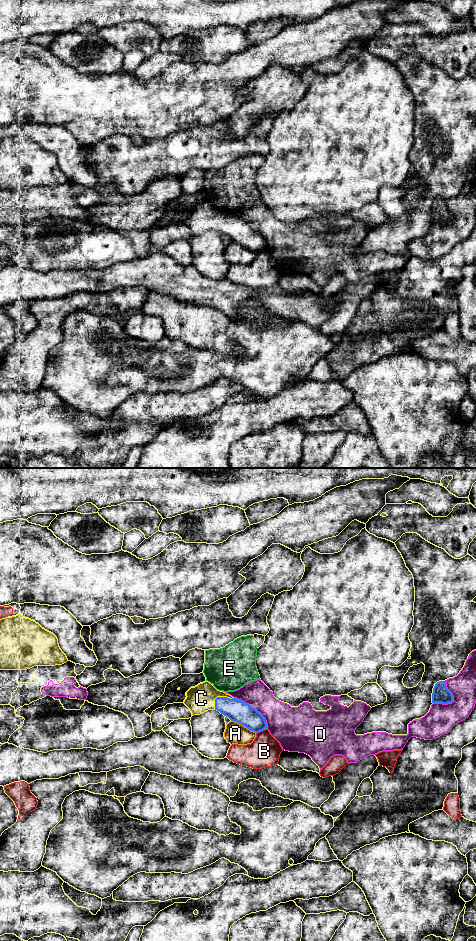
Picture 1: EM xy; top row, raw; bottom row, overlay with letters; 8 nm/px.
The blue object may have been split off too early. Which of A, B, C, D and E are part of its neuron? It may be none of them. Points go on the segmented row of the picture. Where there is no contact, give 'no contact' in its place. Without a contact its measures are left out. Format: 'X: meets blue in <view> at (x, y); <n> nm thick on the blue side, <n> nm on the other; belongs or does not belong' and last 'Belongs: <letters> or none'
A: meets blue in xy at (243, 725); 180 nm thick on the blue side, 170 nm on the other; does not belong
B: meets blue in xy at (259, 731); 180 nm thick on the blue side, 240 nm on the other; does not belong
C: meets blue in xy at (219, 697); 180 nm thick on the blue side, 220 nm on the other; belongs
D: meets blue in xy at (452, 700); 140 nm thick on the blue side, 240 nm on the other; does not belong
E: meets blue in xy at (264, 728); 180 nm thick on the blue side, 20 nm on the other; does not belong
Belongs: C

